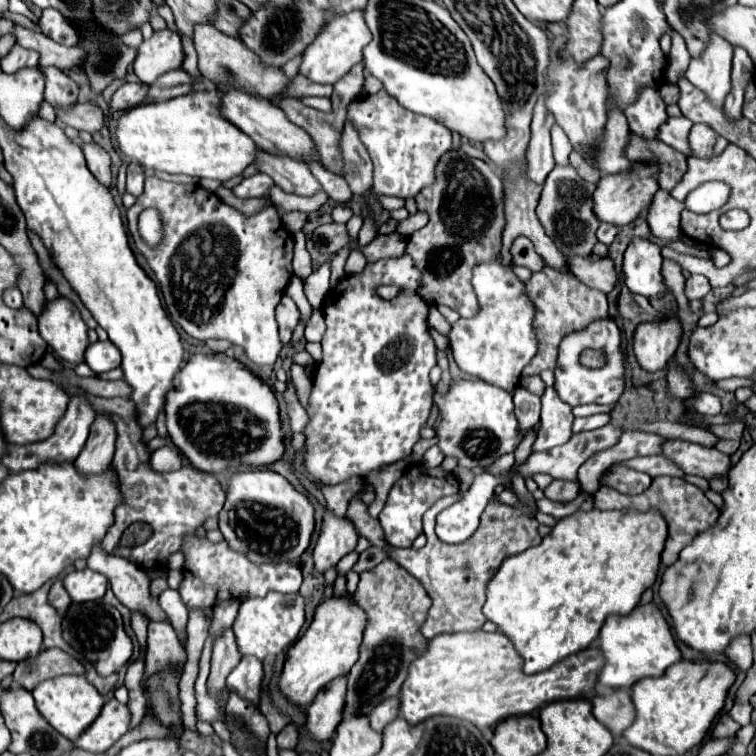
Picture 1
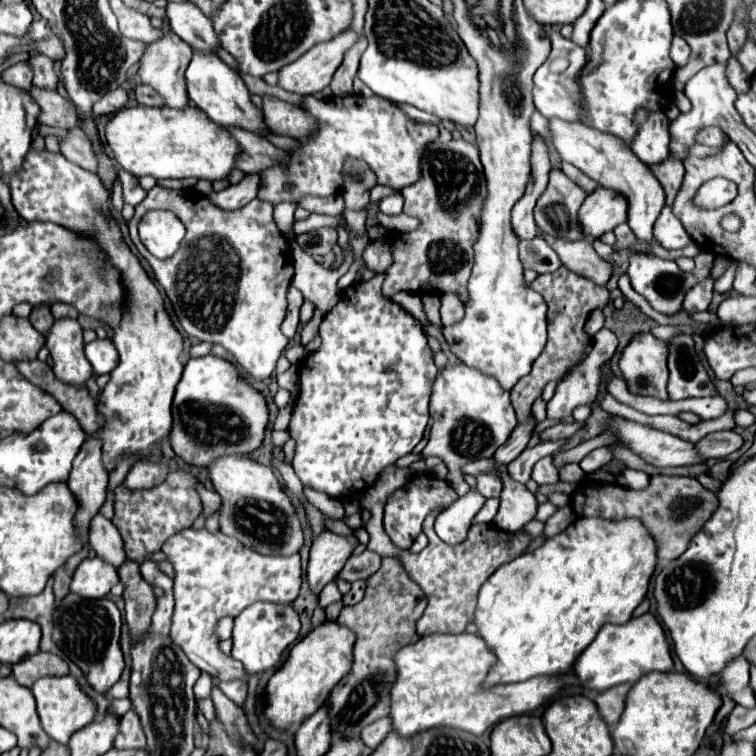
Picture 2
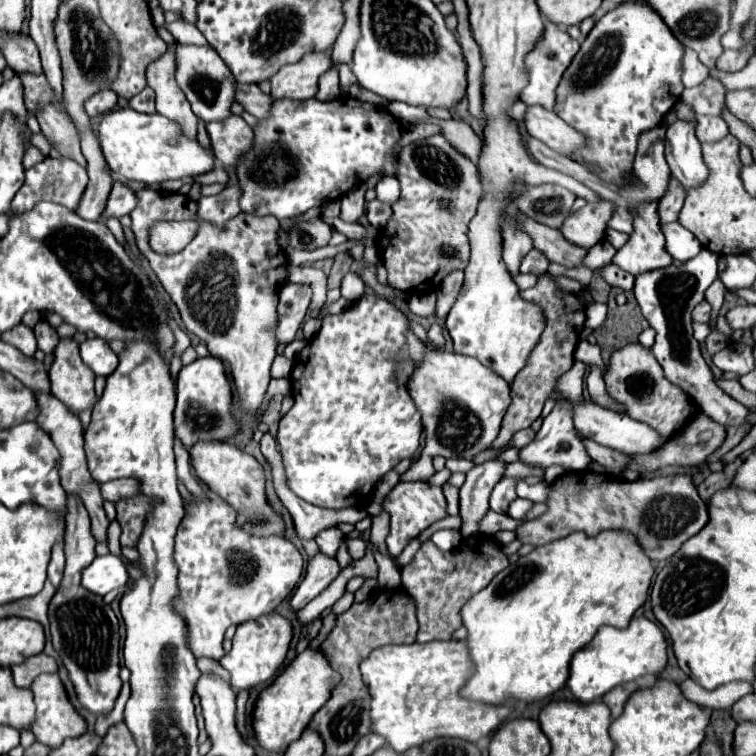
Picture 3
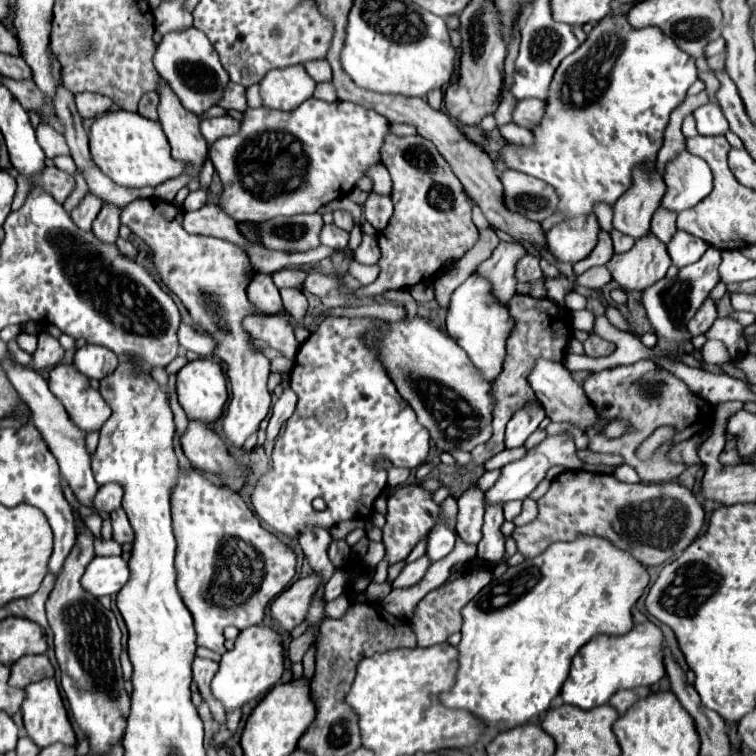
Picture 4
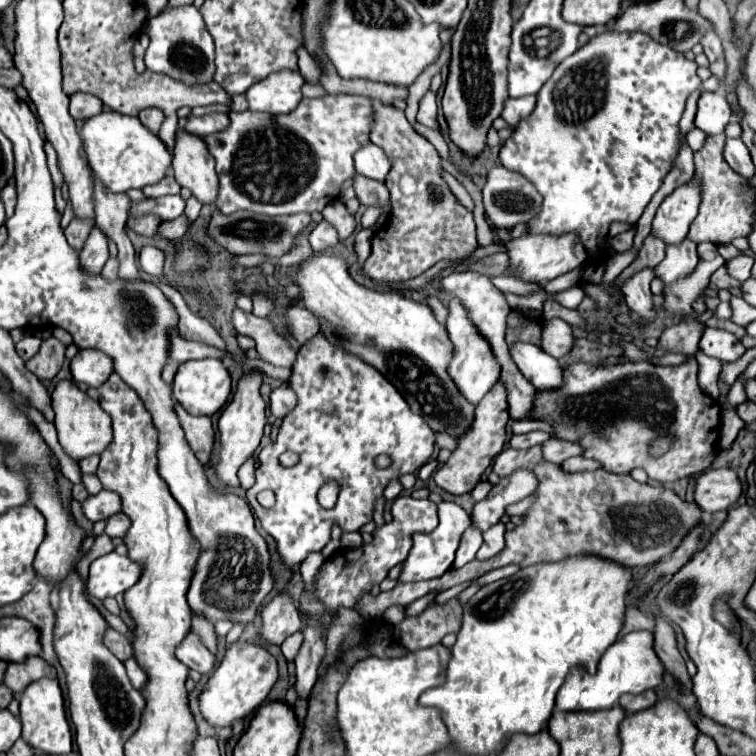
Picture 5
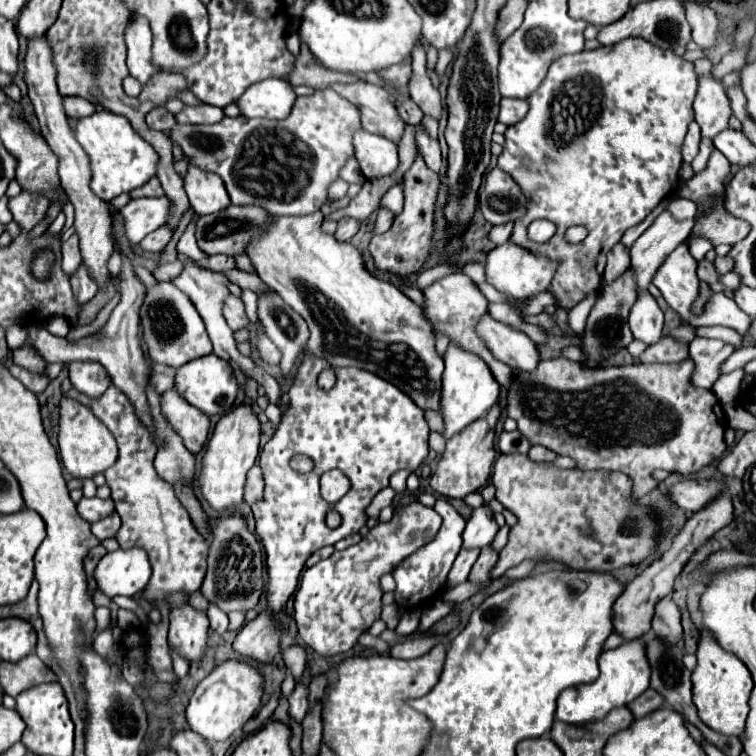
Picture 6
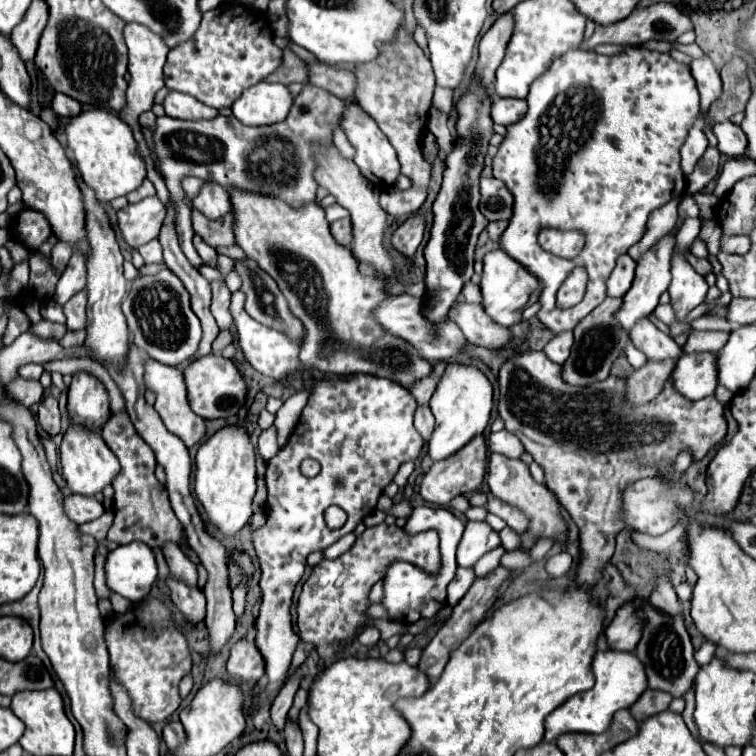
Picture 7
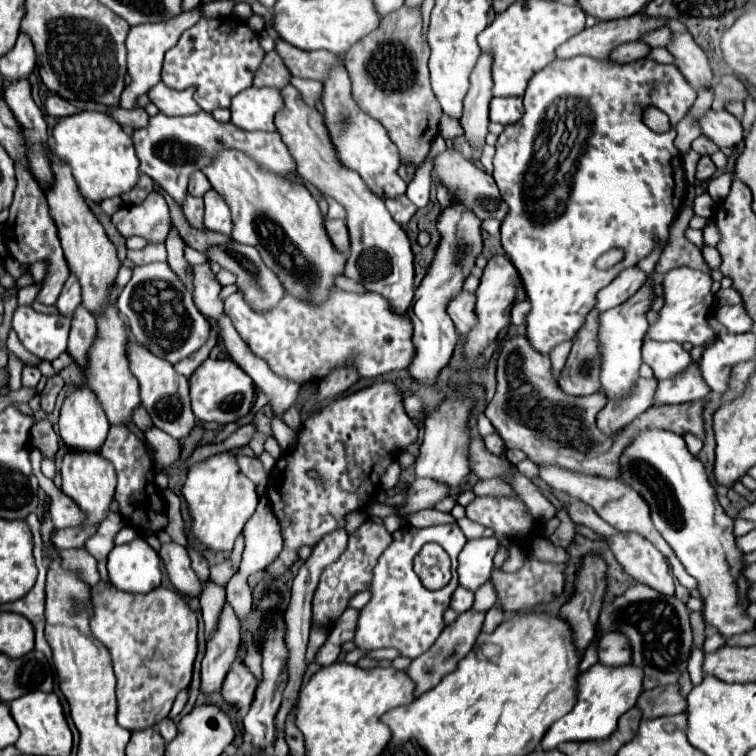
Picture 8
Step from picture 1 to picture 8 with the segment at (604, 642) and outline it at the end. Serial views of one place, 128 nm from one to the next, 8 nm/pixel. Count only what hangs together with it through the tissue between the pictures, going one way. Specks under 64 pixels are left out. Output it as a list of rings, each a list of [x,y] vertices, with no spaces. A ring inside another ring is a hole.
[[[594,664],[588,672],[578,676],[576,688],[576,704],[574,708],[558,718],[542,738],[542,750],[554,750],[562,742],[584,742],[584,740],[604,740],[608,738],[616,726],[618,718],[626,714],[638,700],[642,692],[642,672],[626,664],[624,668],[608,668],[602,664]]]

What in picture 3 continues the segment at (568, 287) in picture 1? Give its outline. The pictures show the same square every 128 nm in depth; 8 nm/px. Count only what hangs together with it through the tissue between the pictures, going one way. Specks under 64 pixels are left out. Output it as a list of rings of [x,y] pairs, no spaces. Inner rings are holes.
[[[540,276],[538,284],[530,290],[522,290],[520,296],[532,304],[536,304],[546,320],[546,328],[540,336],[540,342],[534,346],[534,350],[528,356],[526,366],[516,374],[516,378],[510,384],[510,394],[512,394],[512,404],[506,410],[506,416],[502,420],[502,428],[498,438],[492,442],[490,450],[500,450],[506,448],[512,432],[516,432],[516,428],[528,428],[536,418],[540,418],[544,402],[548,398],[548,388],[552,388],[552,380],[556,376],[562,376],[564,372],[568,372],[574,364],[574,350],[580,338],[580,332],[584,328],[584,304],[576,298],[576,294],[568,294],[556,288],[556,284],[548,278],[548,276]]]

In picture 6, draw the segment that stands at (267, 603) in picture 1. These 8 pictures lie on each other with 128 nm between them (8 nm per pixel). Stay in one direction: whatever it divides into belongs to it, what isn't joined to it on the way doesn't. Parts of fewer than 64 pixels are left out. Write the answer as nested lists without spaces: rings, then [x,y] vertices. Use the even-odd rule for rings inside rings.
[[[228,660],[220,666],[216,666],[194,690],[190,704],[186,708],[186,720],[190,724],[190,730],[200,734],[208,744],[228,740],[236,730],[242,730],[242,726],[252,718],[252,714],[258,710],[262,698],[262,676],[260,672],[250,664],[240,664],[234,660]]]

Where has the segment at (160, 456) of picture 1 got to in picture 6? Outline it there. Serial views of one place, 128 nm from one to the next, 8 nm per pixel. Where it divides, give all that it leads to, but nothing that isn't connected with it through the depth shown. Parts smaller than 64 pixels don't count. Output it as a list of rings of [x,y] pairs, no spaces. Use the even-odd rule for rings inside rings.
[[[94,496],[94,498],[82,498],[76,508],[78,508],[78,514],[92,524],[92,522],[108,516],[114,510],[114,504],[112,504],[112,500],[100,500],[98,496]]]

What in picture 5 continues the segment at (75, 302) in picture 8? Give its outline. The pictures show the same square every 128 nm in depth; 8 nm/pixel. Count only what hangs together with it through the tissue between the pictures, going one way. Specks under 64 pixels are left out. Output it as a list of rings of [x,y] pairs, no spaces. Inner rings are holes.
[[[72,220],[70,222],[70,226],[64,230],[64,234],[66,234],[66,240],[68,240],[68,244],[76,250],[76,252],[80,252],[80,248],[84,246],[84,242],[86,242],[86,238],[88,238],[88,234],[90,234],[90,228],[88,228],[88,224],[84,224],[84,220]]]

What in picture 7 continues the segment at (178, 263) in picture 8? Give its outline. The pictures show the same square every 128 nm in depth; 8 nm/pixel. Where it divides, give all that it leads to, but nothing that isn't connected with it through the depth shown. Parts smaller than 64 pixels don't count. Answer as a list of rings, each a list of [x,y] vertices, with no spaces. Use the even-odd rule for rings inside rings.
[[[126,24],[126,28],[124,28],[124,40],[126,40],[128,49],[127,68],[130,80],[128,82],[128,92],[126,92],[126,106],[118,112],[118,116],[132,128],[134,138],[136,138],[136,142],[138,142],[138,150],[140,150],[144,162],[146,162],[148,180],[154,184],[154,188],[156,188],[156,192],[158,192],[158,198],[160,198],[160,200],[164,202],[164,206],[168,208],[170,204],[170,192],[168,192],[162,176],[160,176],[158,170],[154,168],[156,164],[154,164],[154,160],[150,158],[150,152],[148,152],[150,148],[148,148],[148,142],[146,142],[146,138],[144,138],[144,134],[142,134],[142,126],[138,124],[138,116],[140,116],[140,112],[146,112],[146,110],[152,108],[152,104],[154,104],[154,94],[164,86],[162,68],[164,68],[166,54],[168,54],[170,48],[166,46],[166,42],[164,42],[158,34],[154,34],[154,32],[152,32],[148,26],[144,26],[144,24]]]

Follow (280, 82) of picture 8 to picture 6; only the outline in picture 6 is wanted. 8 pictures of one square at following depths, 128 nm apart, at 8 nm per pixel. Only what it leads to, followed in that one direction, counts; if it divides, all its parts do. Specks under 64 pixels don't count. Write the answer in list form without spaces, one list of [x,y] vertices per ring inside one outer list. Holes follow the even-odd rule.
[[[301,43],[300,54],[296,56],[294,70],[288,76],[284,76],[284,78],[292,86],[306,84],[306,86],[310,86],[314,90],[328,88],[334,82],[352,82],[352,80],[356,80],[356,76],[352,76],[352,74],[342,74],[342,72],[334,72],[334,70],[326,70],[326,68],[318,66],[314,62],[312,52],[306,48],[304,43]]]

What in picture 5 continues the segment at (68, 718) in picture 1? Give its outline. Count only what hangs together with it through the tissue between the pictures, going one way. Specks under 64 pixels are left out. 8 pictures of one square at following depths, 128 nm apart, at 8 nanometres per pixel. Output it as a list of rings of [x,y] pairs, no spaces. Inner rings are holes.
[[[36,680],[20,696],[20,720],[22,738],[36,750],[44,754],[70,754],[72,752],[72,730],[64,710],[64,698],[58,680]]]

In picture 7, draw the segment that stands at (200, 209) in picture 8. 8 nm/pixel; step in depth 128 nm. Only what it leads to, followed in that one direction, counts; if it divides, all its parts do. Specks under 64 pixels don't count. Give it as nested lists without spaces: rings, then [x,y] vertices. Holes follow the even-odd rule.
[[[192,208],[192,224],[194,224],[196,234],[202,236],[202,240],[206,244],[210,244],[212,248],[234,244],[234,238],[232,238],[232,214],[226,216],[224,220],[212,222],[200,210]]]

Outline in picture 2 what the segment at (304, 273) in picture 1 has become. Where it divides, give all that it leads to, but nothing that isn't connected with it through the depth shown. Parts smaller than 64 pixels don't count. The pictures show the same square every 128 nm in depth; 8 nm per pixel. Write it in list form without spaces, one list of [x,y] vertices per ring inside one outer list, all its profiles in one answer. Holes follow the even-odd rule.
[[[310,214],[305,220],[294,222],[293,233],[294,236],[308,233],[310,231],[318,230],[322,227],[333,227],[337,229],[338,226],[344,224],[342,214],[340,216],[322,216],[322,214]]]

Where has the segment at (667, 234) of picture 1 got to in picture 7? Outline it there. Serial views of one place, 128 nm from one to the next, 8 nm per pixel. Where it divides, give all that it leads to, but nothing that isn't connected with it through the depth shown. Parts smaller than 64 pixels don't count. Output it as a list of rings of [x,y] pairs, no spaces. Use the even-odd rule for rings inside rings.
[[[688,218],[688,220],[682,224],[680,232],[678,232],[676,244],[678,244],[678,246],[690,246],[690,244],[696,240],[698,232],[700,232],[700,218]],[[676,254],[672,258],[672,282],[668,288],[670,304],[676,314],[676,322],[672,322],[668,326],[672,338],[692,332],[692,326],[690,326],[690,322],[686,322],[686,316],[690,314],[690,310],[694,310],[698,304],[702,304],[706,300],[706,292],[708,292],[708,284],[704,280],[704,276],[700,276],[686,262],[684,256]]]

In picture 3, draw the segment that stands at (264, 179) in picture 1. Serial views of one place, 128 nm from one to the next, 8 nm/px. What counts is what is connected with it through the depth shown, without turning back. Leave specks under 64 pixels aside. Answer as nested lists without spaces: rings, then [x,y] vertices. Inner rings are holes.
[[[236,184],[228,186],[216,196],[200,198],[196,216],[198,216],[198,220],[206,220],[218,228],[224,228],[230,218],[240,214],[238,198],[240,198],[240,188],[236,188]]]

